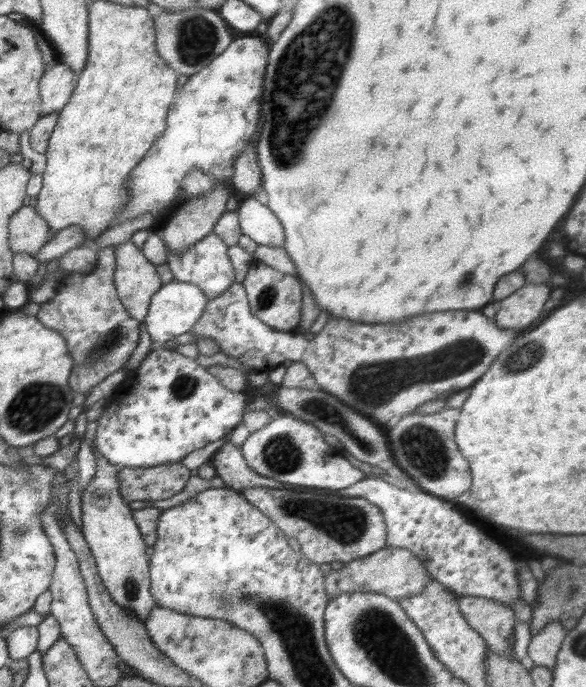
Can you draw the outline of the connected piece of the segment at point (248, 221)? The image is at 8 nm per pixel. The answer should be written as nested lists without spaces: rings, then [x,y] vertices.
[[[244,196],[236,209],[242,234],[258,244],[284,246],[284,230],[278,217],[255,197]]]

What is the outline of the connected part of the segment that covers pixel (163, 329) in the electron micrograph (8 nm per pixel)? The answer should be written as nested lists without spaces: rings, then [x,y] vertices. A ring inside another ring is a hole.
[[[173,280],[162,285],[152,296],[147,316],[143,321],[152,342],[151,351],[157,347],[163,348],[166,342],[188,333],[203,316],[207,302],[208,297],[195,284]]]

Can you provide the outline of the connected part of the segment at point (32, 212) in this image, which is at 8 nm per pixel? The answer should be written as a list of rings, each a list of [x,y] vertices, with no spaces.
[[[31,205],[19,208],[9,220],[8,242],[13,253],[26,252],[36,256],[52,234],[46,220]]]

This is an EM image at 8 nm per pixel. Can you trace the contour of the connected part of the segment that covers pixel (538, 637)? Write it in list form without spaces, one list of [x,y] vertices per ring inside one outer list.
[[[554,621],[532,635],[527,656],[530,656],[535,666],[544,666],[551,670],[556,666],[556,654],[567,631],[561,623]]]

